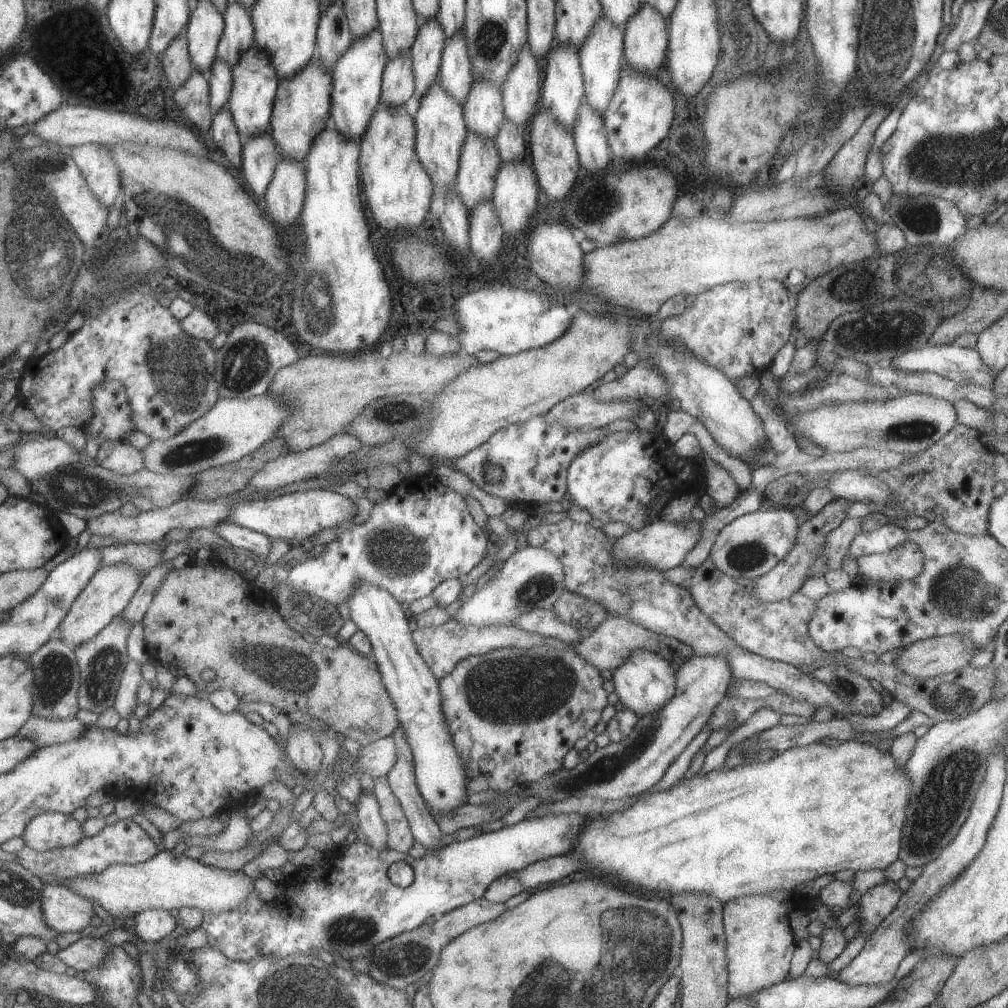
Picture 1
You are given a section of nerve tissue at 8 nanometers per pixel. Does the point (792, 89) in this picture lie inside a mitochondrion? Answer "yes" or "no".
yes

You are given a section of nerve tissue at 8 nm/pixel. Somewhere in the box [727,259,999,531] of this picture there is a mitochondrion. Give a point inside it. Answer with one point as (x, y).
(886, 326)

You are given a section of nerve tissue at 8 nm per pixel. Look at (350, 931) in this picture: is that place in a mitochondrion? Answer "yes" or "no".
yes

